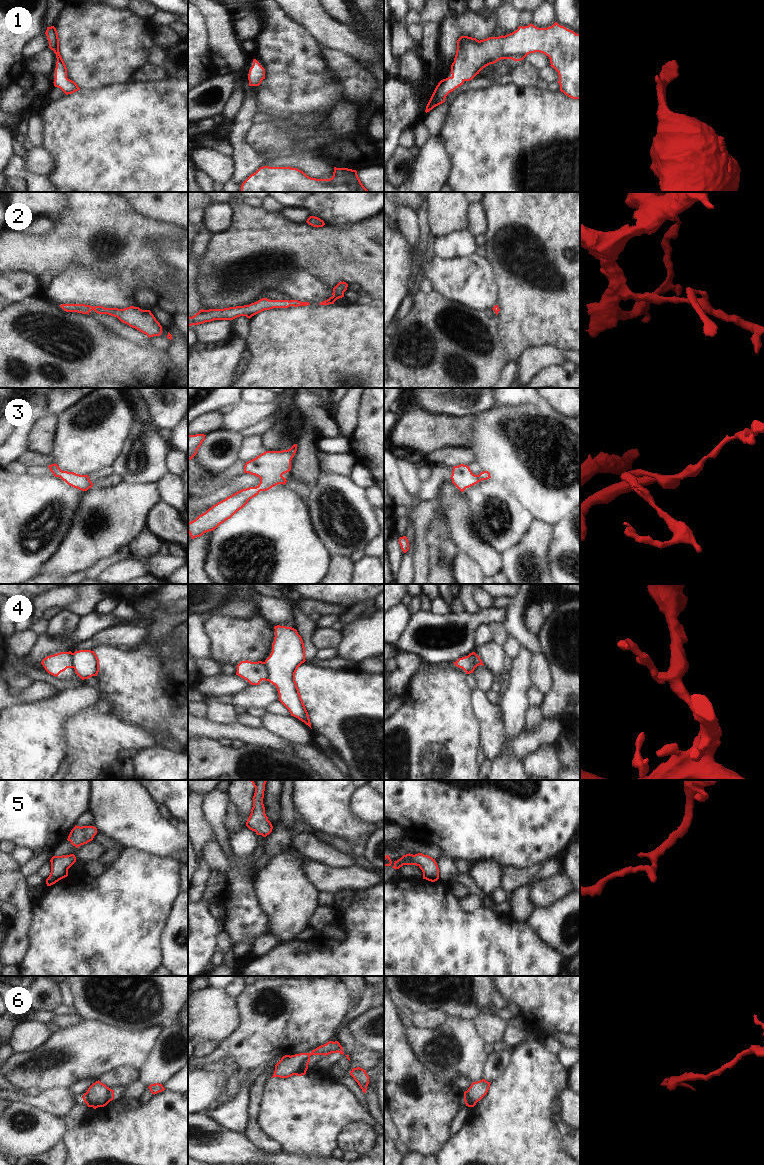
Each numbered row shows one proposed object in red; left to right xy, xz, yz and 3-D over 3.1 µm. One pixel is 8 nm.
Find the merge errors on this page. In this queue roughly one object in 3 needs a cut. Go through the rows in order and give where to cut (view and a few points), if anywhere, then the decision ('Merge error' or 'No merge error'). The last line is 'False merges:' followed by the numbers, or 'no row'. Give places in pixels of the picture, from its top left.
1: No split. No merge error
2: No split. No merge error
3: No split. No merge error
4: Split along xz (264, 662), (268, 669), (269, 680). Merge error
5: No split. No merge error
6: No split. No merge error
False merges: 4

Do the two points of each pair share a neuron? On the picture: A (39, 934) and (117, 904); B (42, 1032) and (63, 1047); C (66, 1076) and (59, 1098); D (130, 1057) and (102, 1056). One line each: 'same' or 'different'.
A: same
B: different
C: different
D: same

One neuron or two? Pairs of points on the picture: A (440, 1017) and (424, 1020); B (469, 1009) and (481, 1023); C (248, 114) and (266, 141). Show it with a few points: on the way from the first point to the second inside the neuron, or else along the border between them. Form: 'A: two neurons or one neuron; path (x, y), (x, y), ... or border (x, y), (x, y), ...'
A: one neuron; path (436, 1018), (428, 1020)
B: two neurons; border (480, 1012), (470, 1020)
C: two neurons; border (261, 118), (247, 134), (247, 141), (252, 147)

